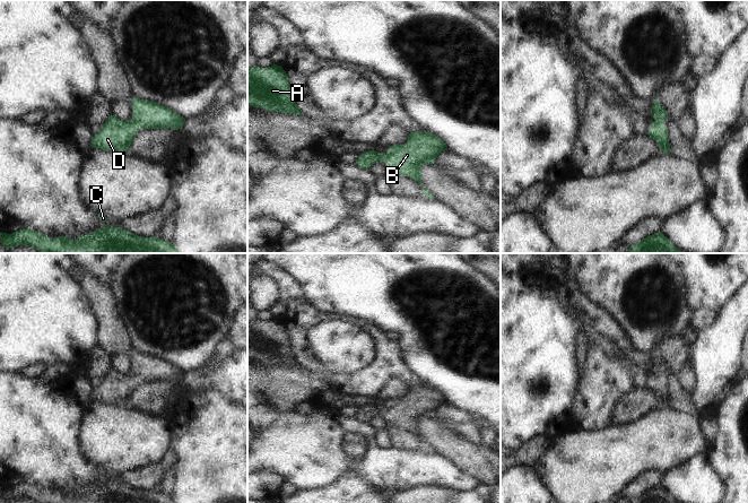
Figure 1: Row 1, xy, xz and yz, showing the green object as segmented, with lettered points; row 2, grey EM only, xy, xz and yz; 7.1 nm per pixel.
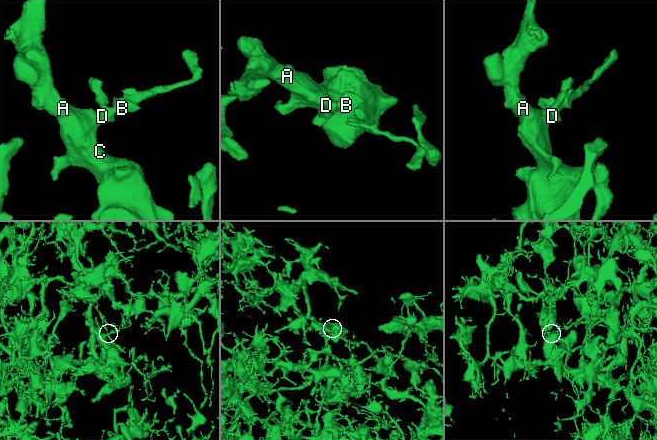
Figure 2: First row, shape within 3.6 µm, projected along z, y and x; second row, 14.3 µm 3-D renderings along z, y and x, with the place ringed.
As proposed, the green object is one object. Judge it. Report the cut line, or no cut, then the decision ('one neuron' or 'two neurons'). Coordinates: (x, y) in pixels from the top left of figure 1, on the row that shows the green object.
cut none; one neuron

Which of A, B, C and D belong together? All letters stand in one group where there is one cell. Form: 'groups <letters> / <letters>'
groups A B C D

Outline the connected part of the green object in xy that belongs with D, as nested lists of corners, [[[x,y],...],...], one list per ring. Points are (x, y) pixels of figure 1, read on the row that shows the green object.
[[[134,97],[132,99],[132,119],[120,120],[115,115],[111,114],[101,128],[99,132],[95,137],[90,137],[93,142],[92,148],[101,148],[105,151],[119,151],[123,154],[128,151],[139,129],[171,128],[173,130],[179,130],[182,129],[184,121],[185,119],[183,116],[162,104]]]

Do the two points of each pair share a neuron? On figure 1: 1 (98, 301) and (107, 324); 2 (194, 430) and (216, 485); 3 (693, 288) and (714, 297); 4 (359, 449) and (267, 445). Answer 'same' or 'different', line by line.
1: same
2: same
3: same
4: different

